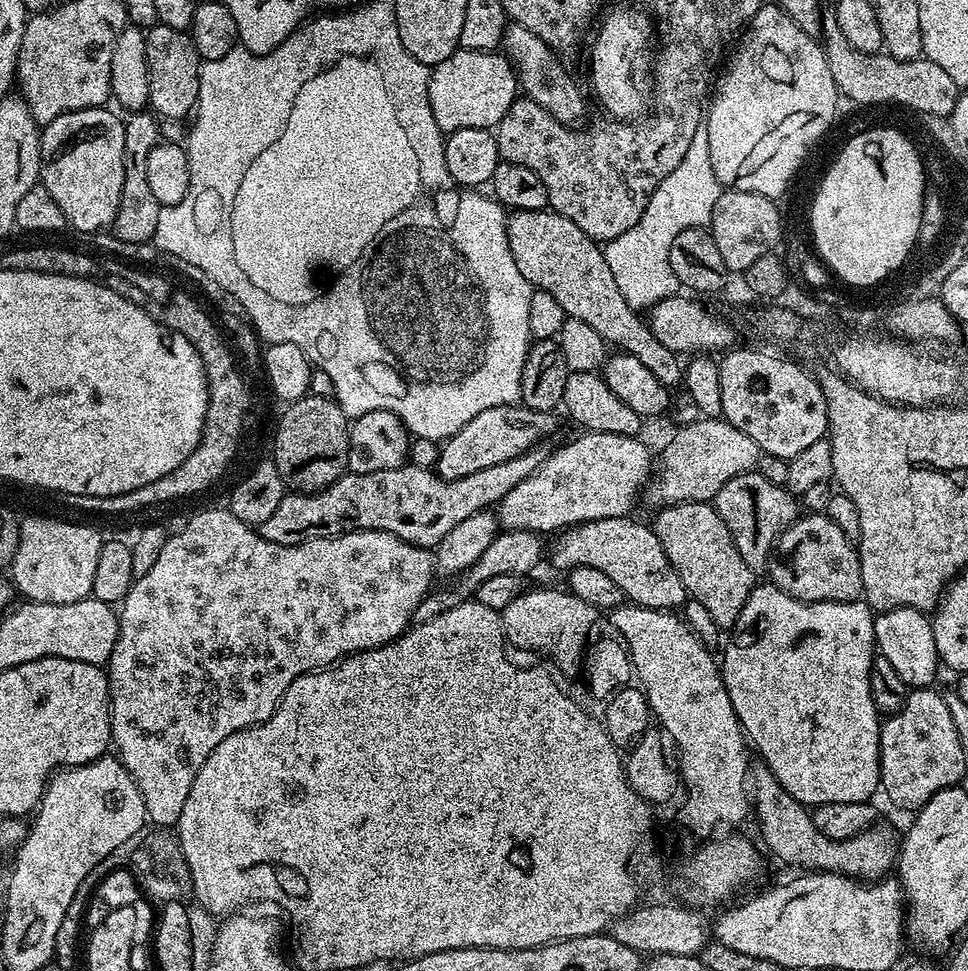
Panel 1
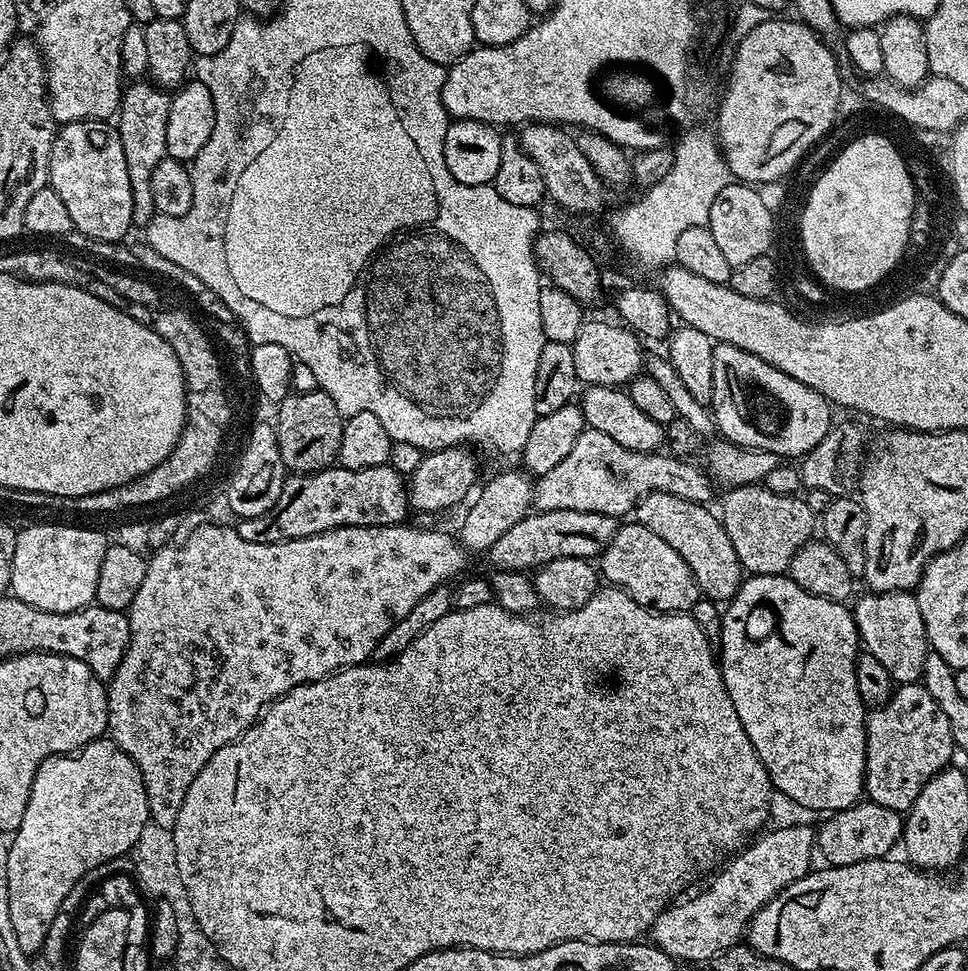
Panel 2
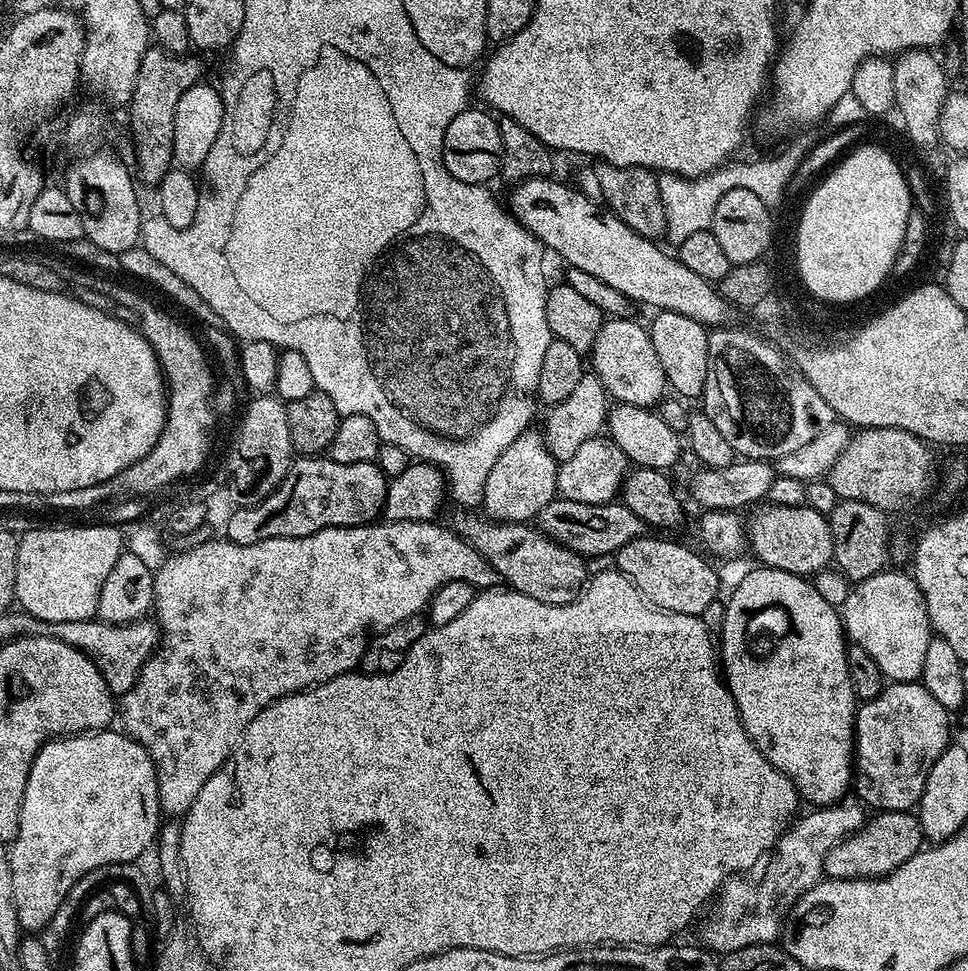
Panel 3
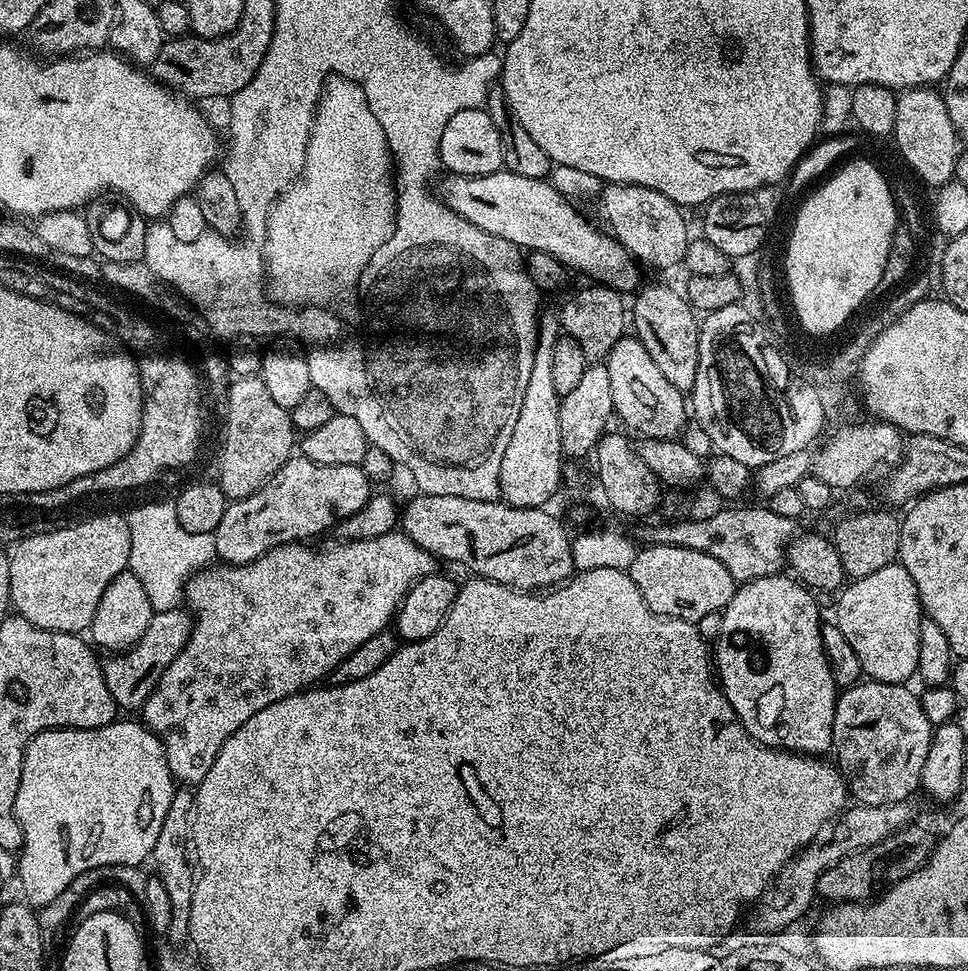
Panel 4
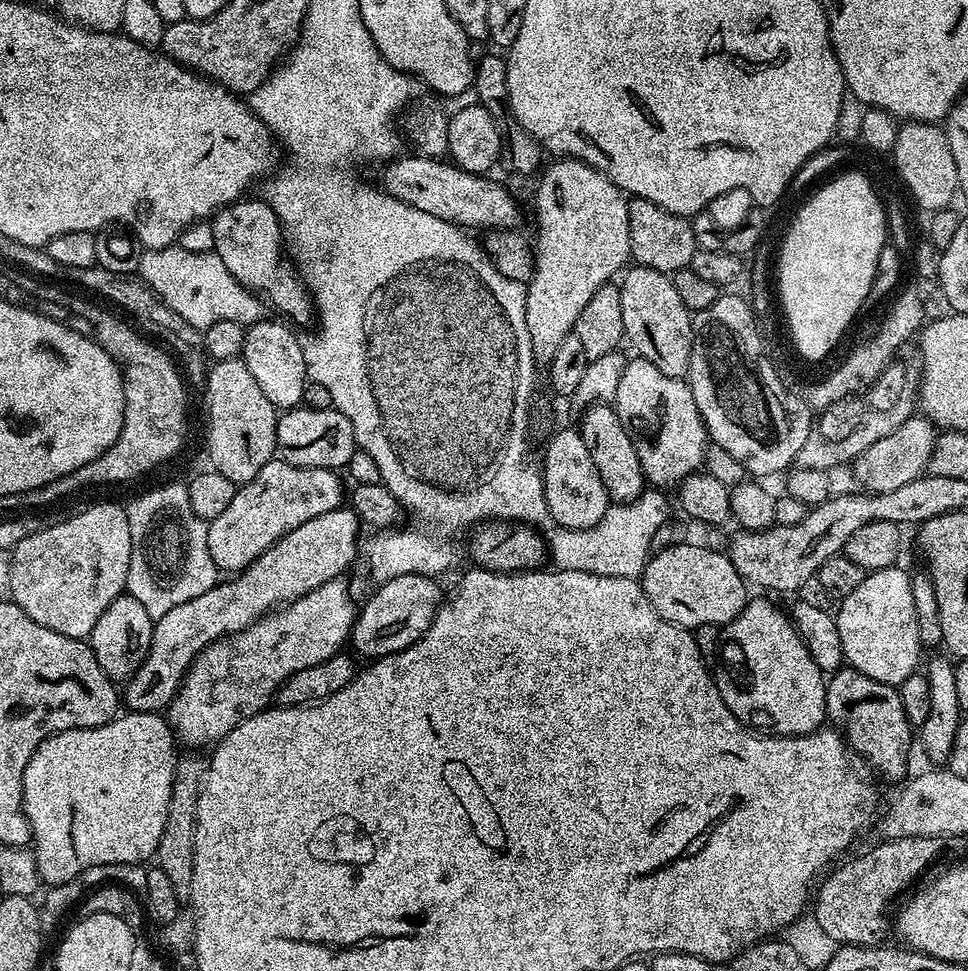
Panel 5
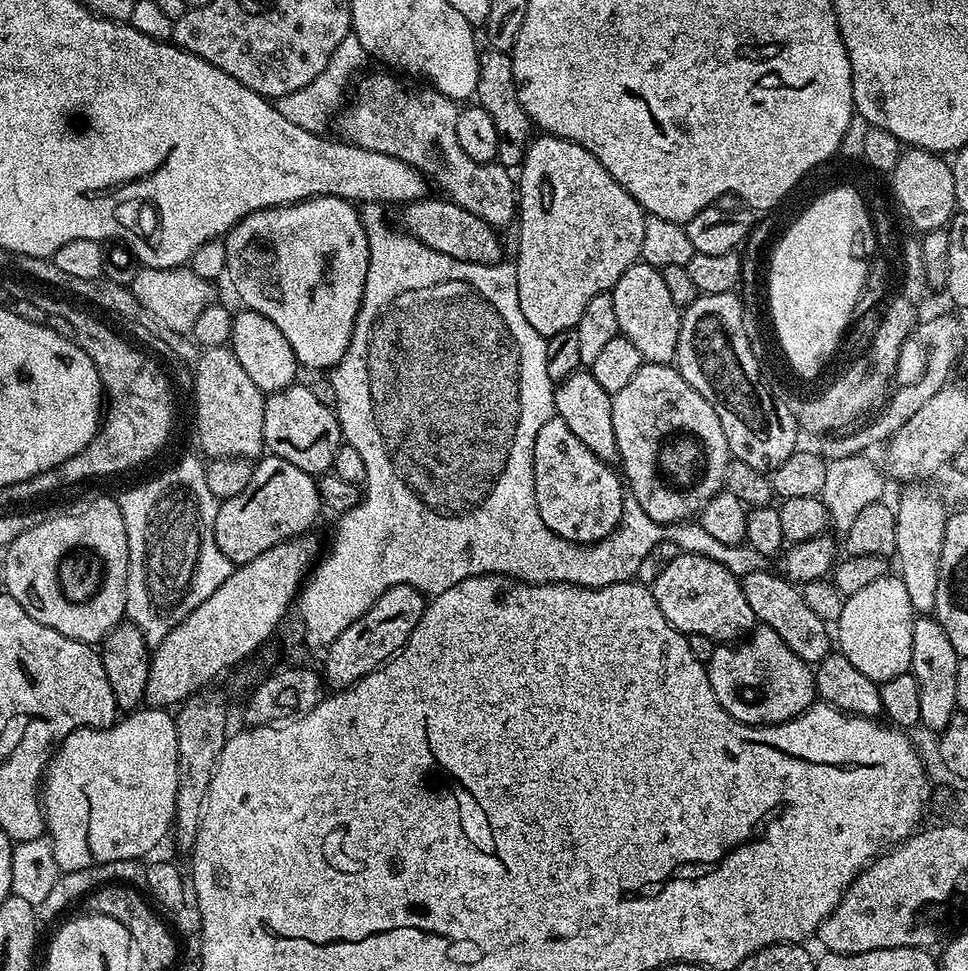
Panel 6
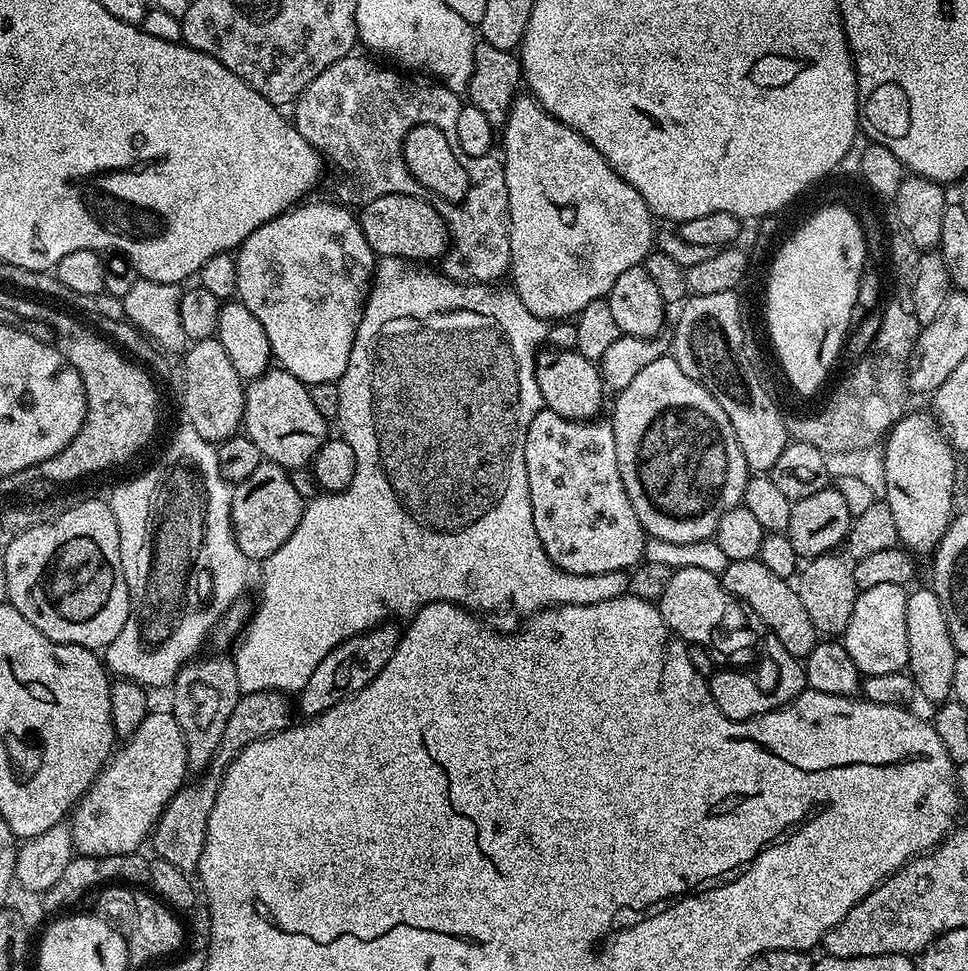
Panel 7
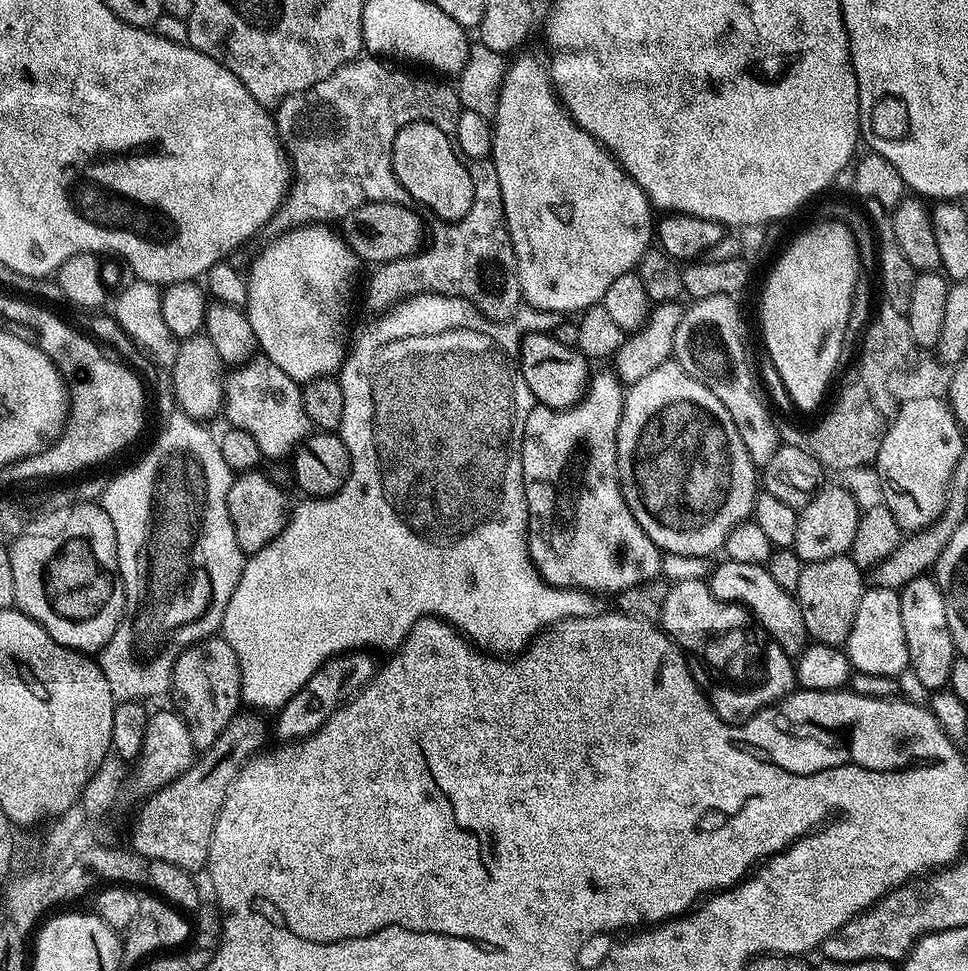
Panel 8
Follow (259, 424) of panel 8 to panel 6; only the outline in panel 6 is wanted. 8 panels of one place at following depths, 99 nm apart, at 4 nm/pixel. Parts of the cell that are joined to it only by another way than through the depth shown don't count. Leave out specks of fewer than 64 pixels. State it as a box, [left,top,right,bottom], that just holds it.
[262,382,342,474]

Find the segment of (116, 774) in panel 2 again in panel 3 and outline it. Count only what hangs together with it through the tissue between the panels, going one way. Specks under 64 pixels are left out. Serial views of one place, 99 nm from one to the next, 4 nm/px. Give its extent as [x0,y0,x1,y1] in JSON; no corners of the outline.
[8,730,162,934]

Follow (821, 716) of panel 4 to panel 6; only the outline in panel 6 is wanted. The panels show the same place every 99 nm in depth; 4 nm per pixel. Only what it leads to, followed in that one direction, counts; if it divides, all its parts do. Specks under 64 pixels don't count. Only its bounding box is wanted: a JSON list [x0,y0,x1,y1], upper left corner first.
[706,626,817,726]

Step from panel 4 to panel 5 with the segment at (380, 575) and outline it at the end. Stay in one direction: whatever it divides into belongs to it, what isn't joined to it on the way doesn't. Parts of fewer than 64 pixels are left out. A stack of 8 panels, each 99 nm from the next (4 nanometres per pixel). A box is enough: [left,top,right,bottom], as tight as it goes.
[166,579,358,750]

